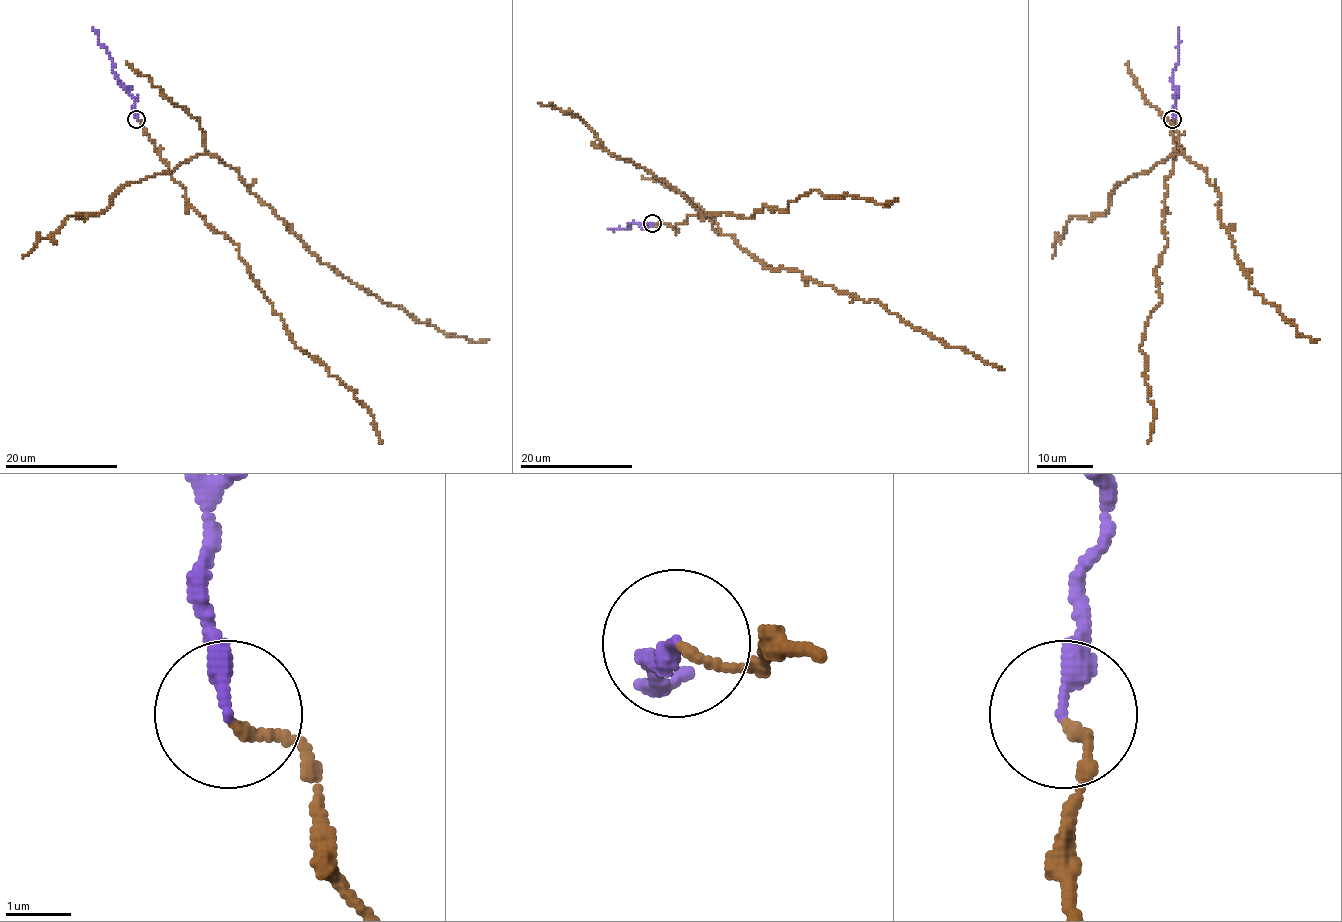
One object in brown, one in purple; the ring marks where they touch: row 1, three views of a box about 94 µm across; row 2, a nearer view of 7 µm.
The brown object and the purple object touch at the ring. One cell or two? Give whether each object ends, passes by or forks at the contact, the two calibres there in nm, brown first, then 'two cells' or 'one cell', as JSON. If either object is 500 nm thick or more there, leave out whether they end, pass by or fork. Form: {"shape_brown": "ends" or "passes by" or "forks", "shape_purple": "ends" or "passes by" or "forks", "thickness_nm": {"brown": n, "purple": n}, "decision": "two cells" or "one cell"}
{"shape_brown": "ends", "shape_purple": "ends", "thickness_nm": {"brown": 140, "purple": 280}, "decision": "one cell"}

